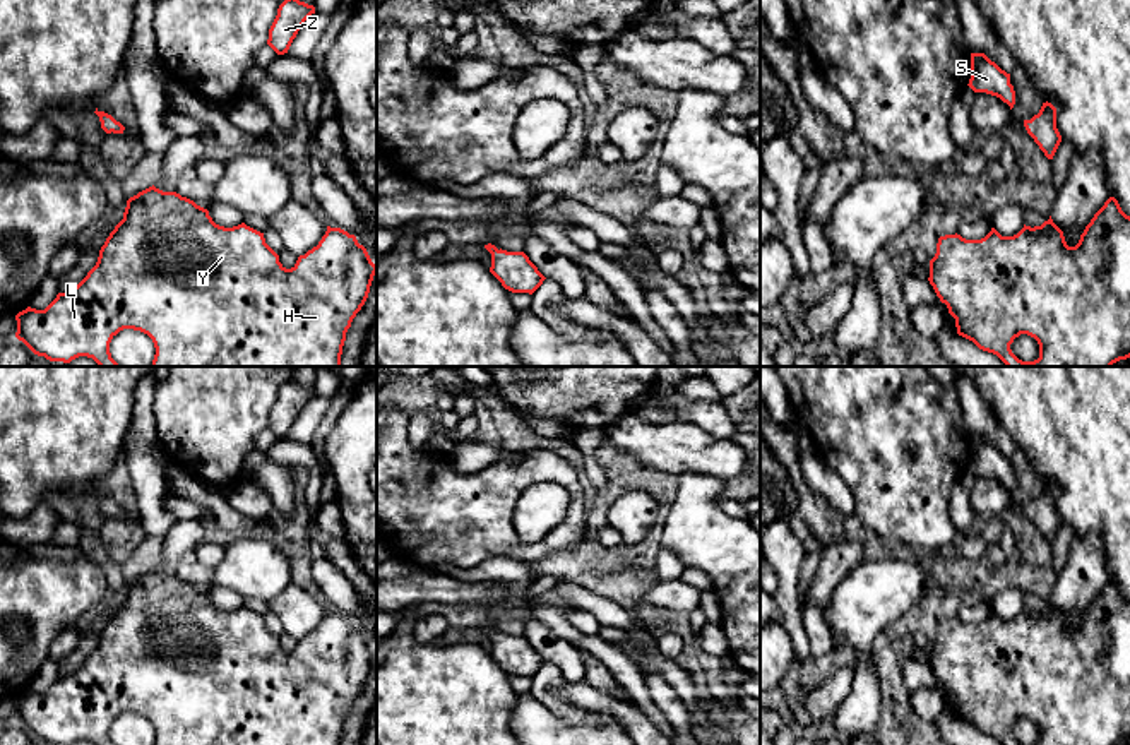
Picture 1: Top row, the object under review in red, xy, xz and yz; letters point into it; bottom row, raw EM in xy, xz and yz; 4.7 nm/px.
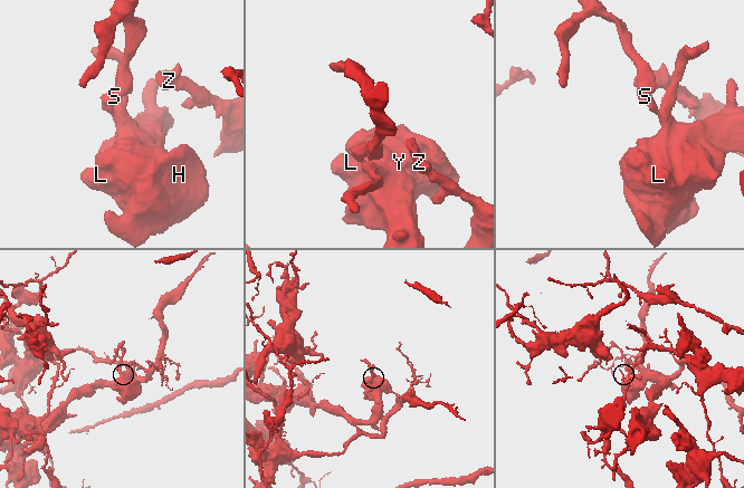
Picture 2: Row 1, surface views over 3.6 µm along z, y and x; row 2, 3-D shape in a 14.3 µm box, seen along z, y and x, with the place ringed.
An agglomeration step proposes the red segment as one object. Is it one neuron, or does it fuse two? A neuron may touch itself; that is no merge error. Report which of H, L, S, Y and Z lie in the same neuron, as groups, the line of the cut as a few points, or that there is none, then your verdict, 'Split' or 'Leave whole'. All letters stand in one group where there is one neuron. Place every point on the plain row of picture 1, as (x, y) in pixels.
Groups: H L S Y Z. No split. Leave whole

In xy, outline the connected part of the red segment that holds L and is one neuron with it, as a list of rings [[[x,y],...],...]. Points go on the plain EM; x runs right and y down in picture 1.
[[[152,569],[127,584],[123,603],[101,630],[96,649],[74,673],[58,676],[45,694],[27,690],[15,699],[15,721],[50,745],[79,740],[115,745],[110,726],[123,712],[152,723],[152,745],[341,745],[346,716],[365,688],[375,658],[366,632],[341,611],[327,610],[318,629],[286,653],[264,617],[245,606],[219,610],[193,584]]]

